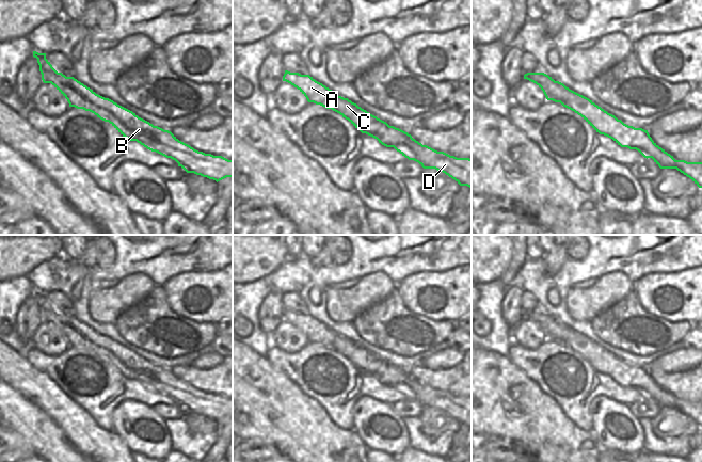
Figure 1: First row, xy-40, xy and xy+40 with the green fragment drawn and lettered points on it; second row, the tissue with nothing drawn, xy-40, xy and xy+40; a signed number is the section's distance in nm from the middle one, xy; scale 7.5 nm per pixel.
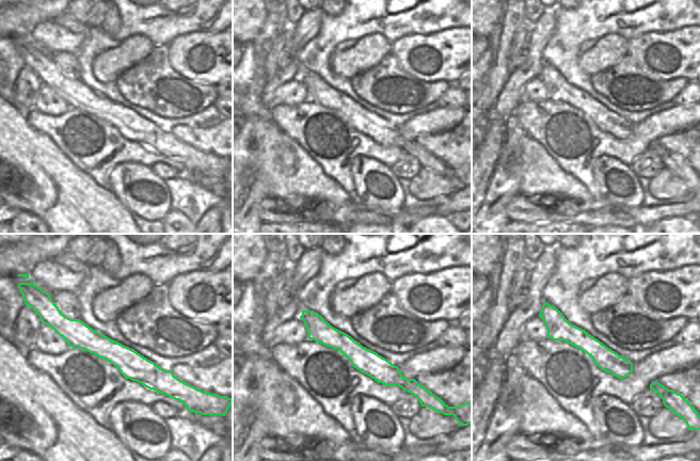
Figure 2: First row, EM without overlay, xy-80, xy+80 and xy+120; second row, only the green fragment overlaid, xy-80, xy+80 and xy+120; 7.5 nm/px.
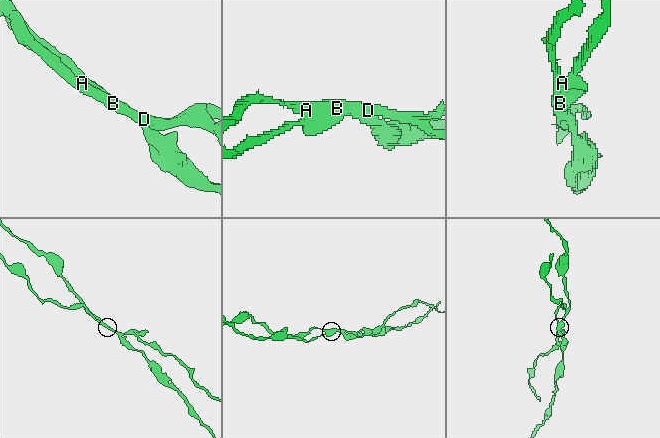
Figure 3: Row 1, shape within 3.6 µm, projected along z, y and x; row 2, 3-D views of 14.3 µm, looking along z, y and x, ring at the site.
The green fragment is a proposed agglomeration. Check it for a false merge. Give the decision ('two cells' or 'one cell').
two cells

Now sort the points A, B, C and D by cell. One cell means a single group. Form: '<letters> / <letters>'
A B D / C

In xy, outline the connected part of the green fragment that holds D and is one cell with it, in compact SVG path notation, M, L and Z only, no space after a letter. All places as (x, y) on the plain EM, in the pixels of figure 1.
M409 375L405 384L395 386L402 395L409 399L418 401L424 408L435 408L442 410L460 425L472 427L472 398L457 397L444 391L437 391Z

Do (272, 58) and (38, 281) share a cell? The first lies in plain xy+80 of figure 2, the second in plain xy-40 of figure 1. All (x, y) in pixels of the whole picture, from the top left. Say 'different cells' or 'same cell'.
different cells

